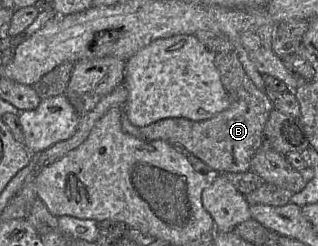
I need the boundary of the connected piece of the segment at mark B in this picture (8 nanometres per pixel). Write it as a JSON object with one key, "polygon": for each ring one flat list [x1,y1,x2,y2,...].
{"polygon":[[200,30,195,33,197,39,213,55,214,64,220,74,220,79,229,98,230,106,211,119,192,121,186,118,165,118,148,126,140,128,142,137,146,140,164,140,171,145,181,145,194,156,202,160,210,170,219,173,240,173,250,170,250,162,255,153,262,147,262,135,270,112,274,109,273,103,266,92,259,90,246,74,238,58,235,47,228,37,220,31]]}

